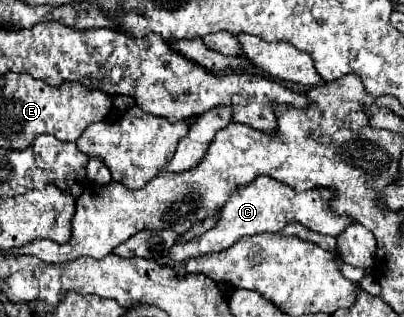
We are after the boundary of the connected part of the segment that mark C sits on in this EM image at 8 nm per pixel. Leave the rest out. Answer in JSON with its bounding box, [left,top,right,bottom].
[165,177,353,277]

